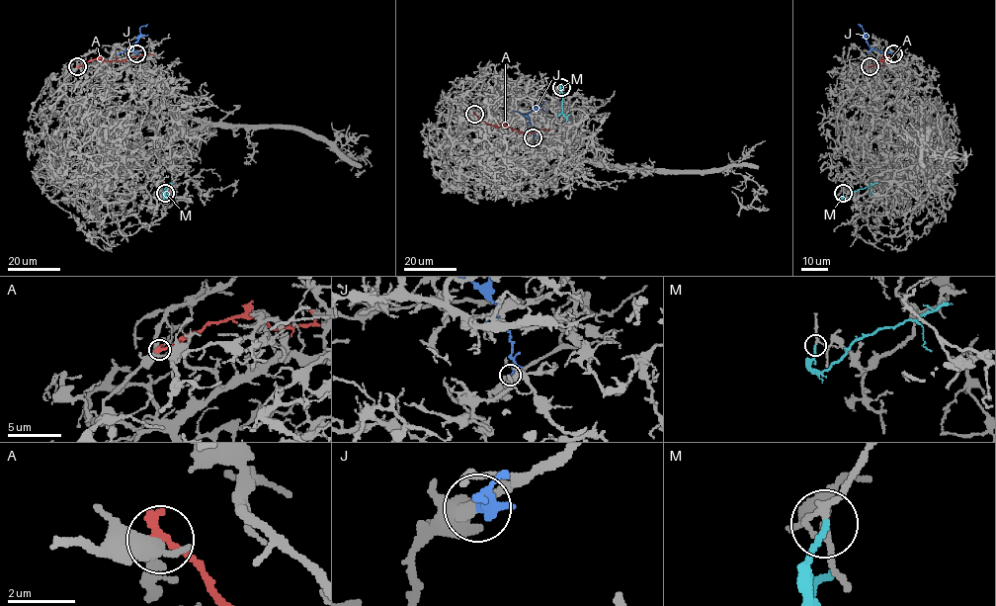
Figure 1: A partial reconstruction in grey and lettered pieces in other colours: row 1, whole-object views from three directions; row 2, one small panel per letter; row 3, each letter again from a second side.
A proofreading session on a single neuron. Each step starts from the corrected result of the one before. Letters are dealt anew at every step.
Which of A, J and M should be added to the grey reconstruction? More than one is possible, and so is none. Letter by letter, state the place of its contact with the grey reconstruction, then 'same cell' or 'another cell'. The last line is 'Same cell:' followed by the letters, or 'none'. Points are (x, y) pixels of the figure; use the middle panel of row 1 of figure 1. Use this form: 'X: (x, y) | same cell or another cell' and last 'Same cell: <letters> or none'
A: (474, 114) | another cell
J: (533, 137) | another cell
M: (561, 87) | same cell
Same cell: M

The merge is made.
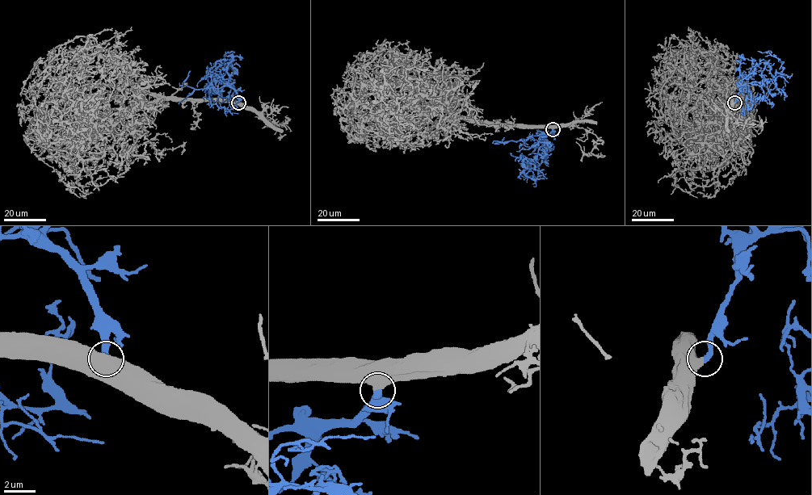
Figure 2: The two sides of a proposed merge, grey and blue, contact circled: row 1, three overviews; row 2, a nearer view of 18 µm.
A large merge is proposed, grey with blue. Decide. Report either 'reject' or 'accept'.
accept

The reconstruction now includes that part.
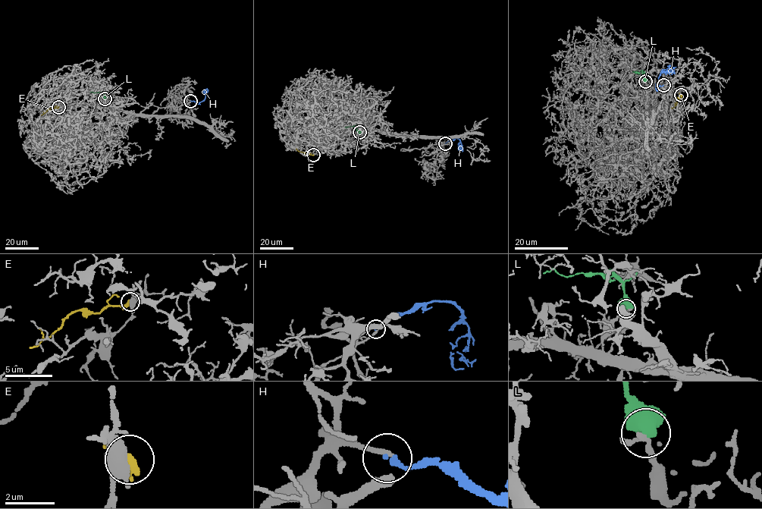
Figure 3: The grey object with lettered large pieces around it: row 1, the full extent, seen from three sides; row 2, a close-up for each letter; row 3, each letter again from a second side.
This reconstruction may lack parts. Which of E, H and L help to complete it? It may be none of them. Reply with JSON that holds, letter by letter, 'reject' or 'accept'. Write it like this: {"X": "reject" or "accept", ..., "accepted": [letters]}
{"E": "reject", "H": "reject", "L": "reject", "accepted": []}

